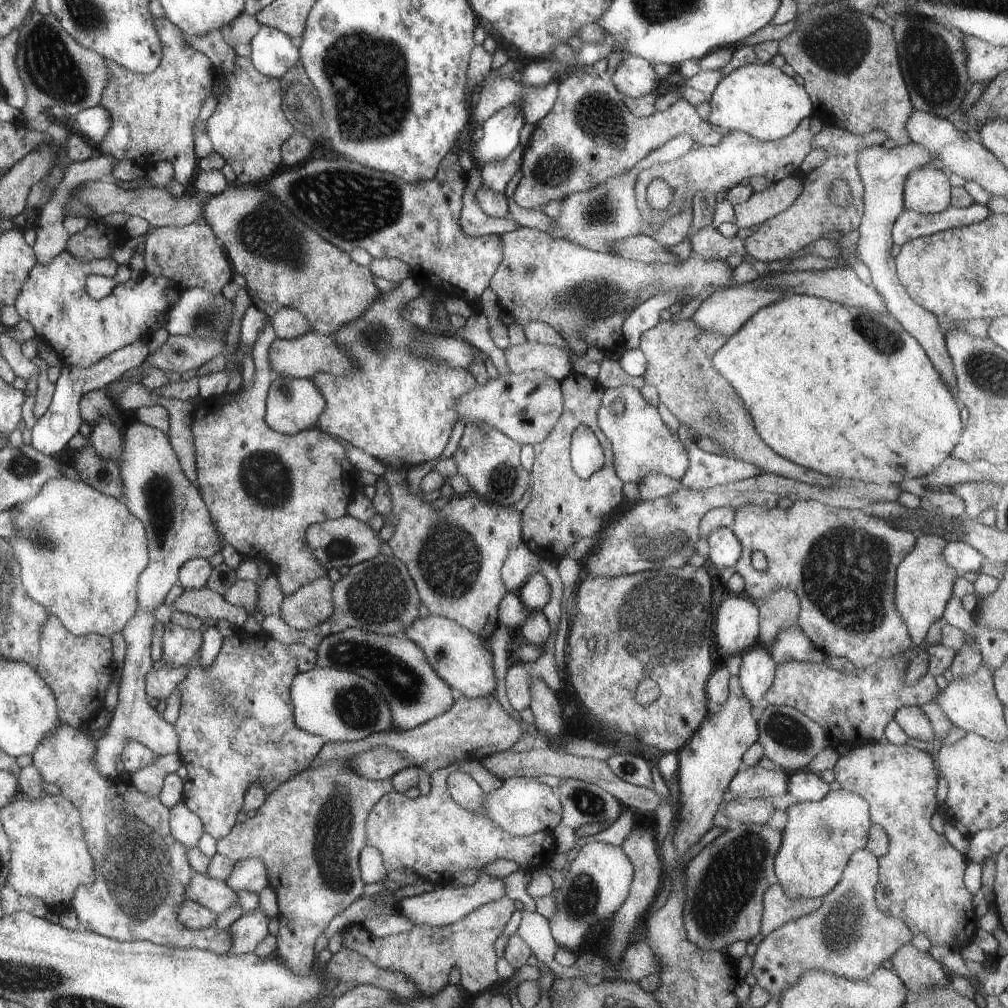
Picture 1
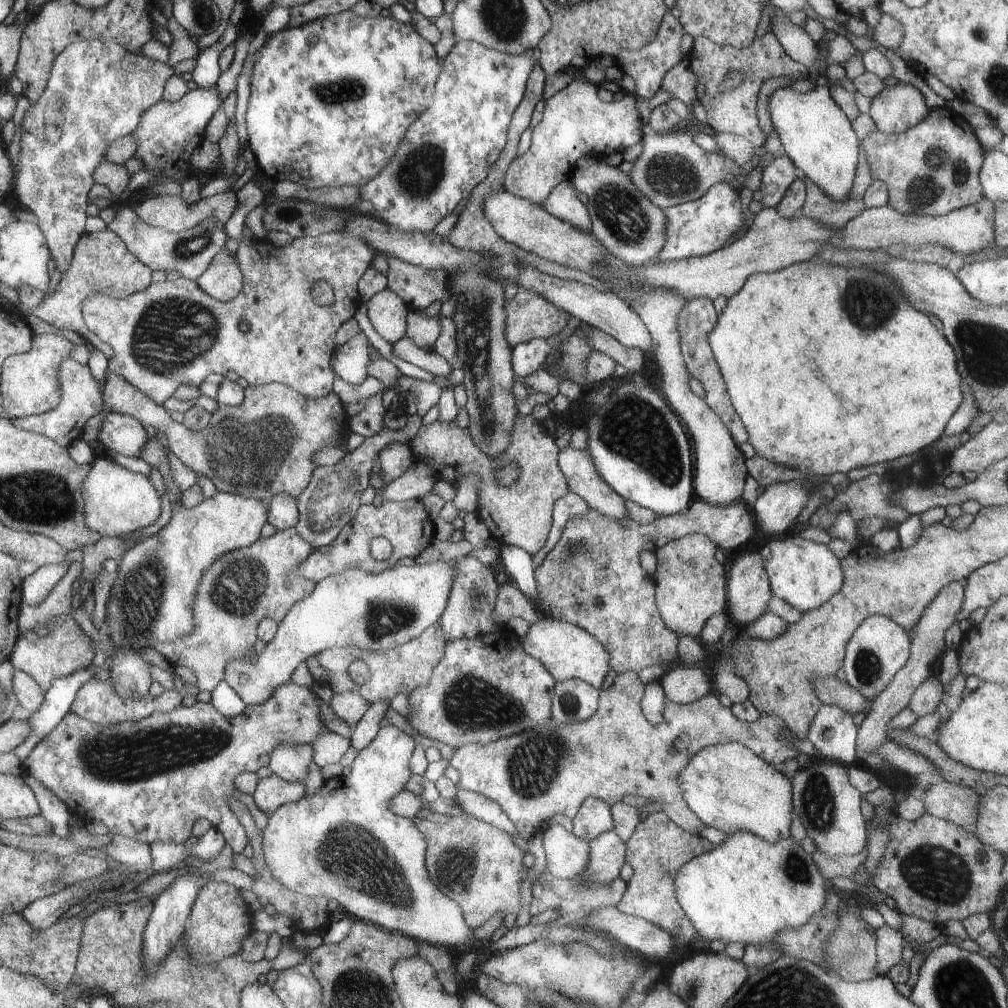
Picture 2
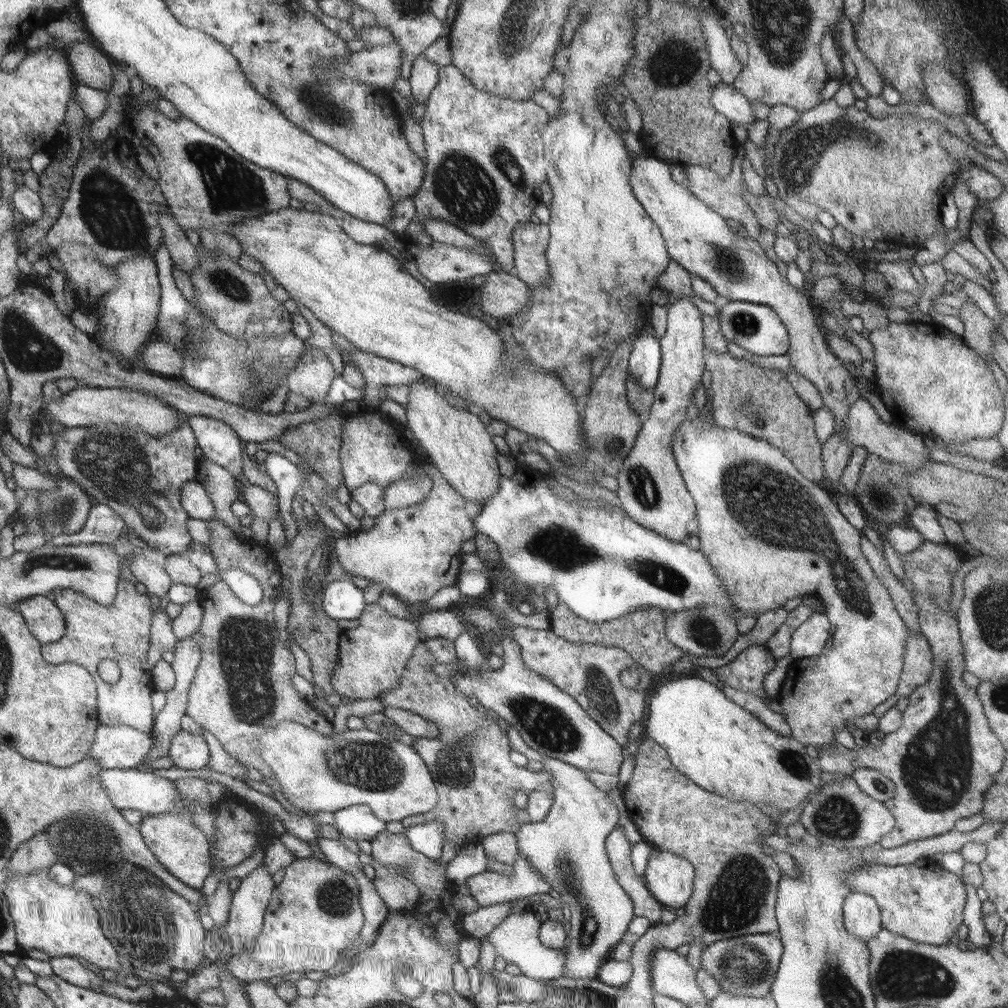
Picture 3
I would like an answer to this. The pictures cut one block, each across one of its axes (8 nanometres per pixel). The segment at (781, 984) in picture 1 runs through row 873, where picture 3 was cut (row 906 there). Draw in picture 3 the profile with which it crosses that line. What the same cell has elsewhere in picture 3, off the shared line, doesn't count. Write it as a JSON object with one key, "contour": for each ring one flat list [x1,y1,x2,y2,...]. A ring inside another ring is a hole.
{"contour":[[847,894,843,900,843,928,863,942,871,940,881,930,877,902,865,894]]}

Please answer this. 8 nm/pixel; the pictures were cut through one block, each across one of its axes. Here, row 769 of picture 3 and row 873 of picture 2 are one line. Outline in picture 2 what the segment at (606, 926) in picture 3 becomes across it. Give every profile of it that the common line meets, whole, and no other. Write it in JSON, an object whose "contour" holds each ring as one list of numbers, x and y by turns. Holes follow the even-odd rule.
{"contour":[[553,824,543,832,543,850,547,868,553,878,575,880,587,866,589,842,567,832,561,824]]}

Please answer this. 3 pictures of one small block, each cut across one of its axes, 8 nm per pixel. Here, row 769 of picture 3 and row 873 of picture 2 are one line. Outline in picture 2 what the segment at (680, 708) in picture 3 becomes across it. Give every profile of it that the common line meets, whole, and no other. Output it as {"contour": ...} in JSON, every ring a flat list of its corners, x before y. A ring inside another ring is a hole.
{"contour":[[735,830,721,844,713,846,709,852,693,856,685,862,675,876,675,898,681,910,691,920,695,932,703,940,723,940,741,942,743,946,757,946,761,942,771,942,775,934,783,928,799,928,809,922,809,918,823,910,825,902,825,878,813,864,811,854,803,852,799,842,789,838,779,838,777,842,767,842,747,830]]}

